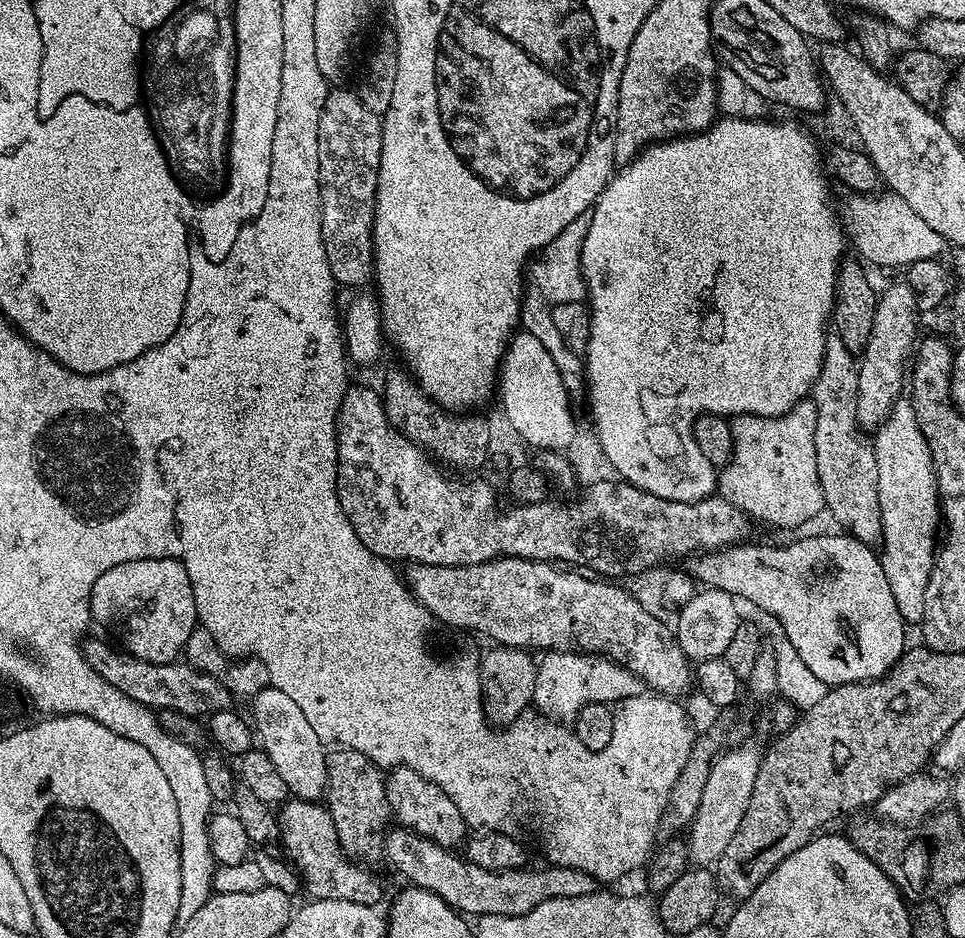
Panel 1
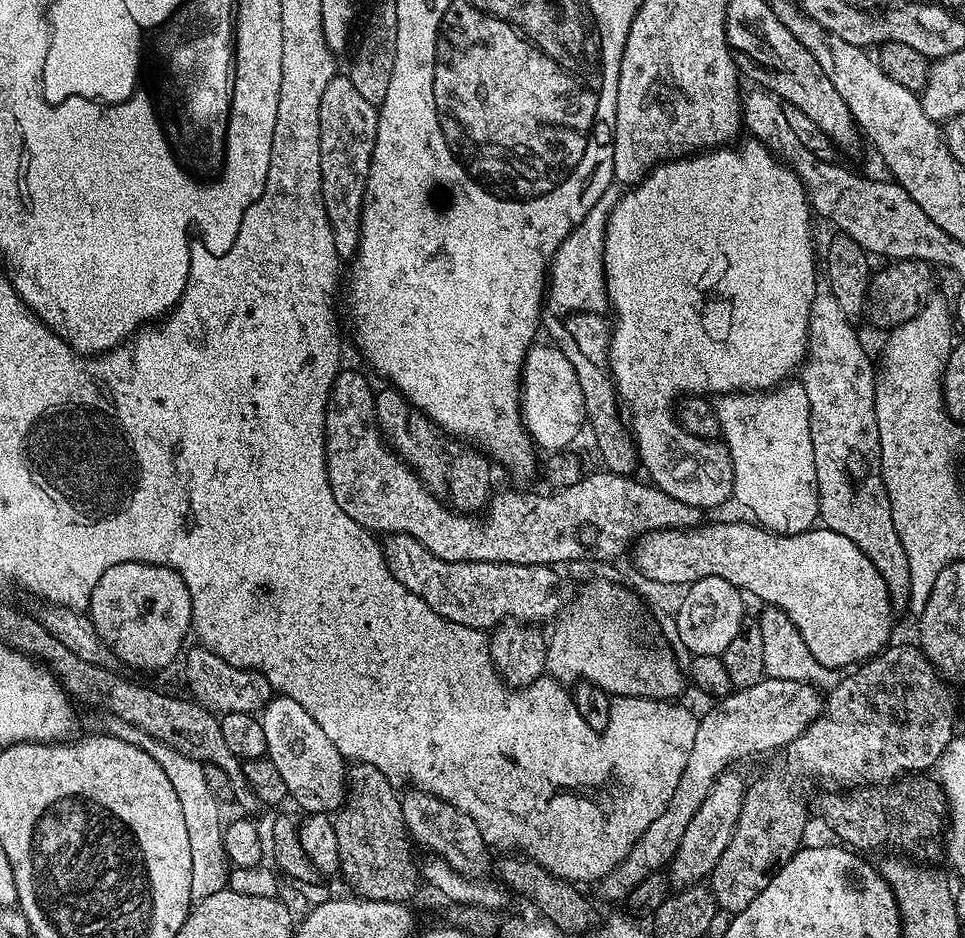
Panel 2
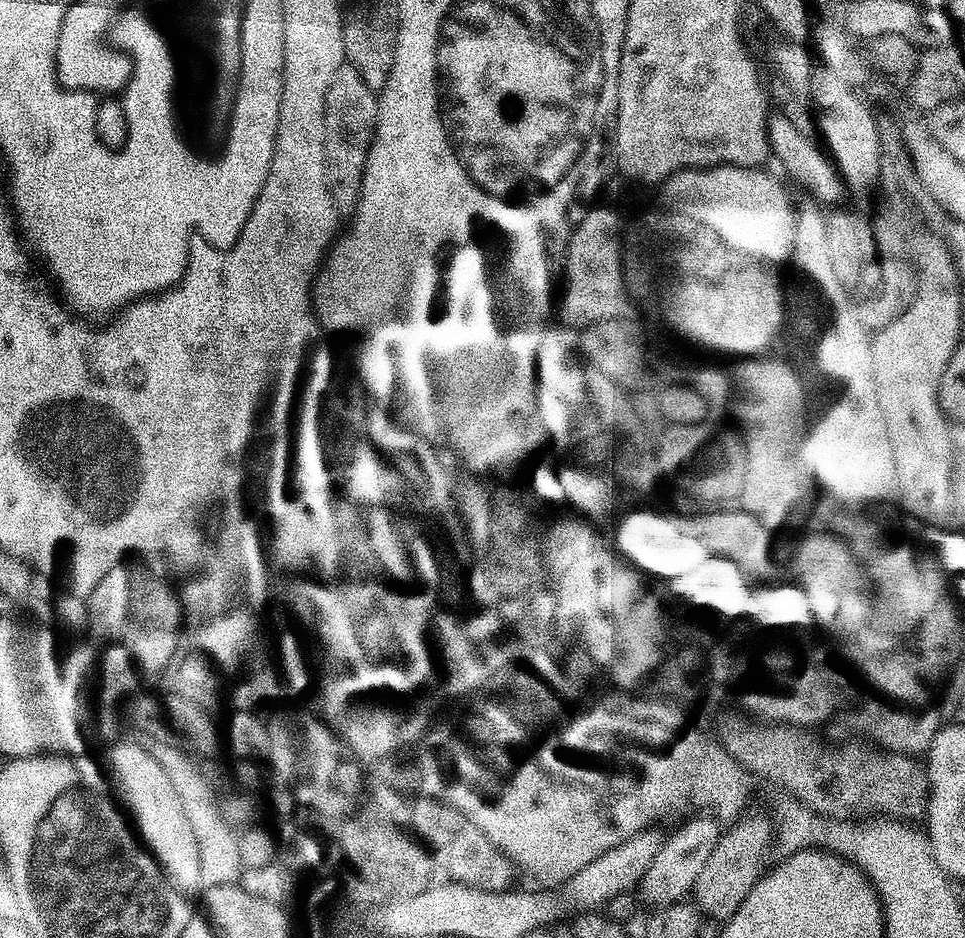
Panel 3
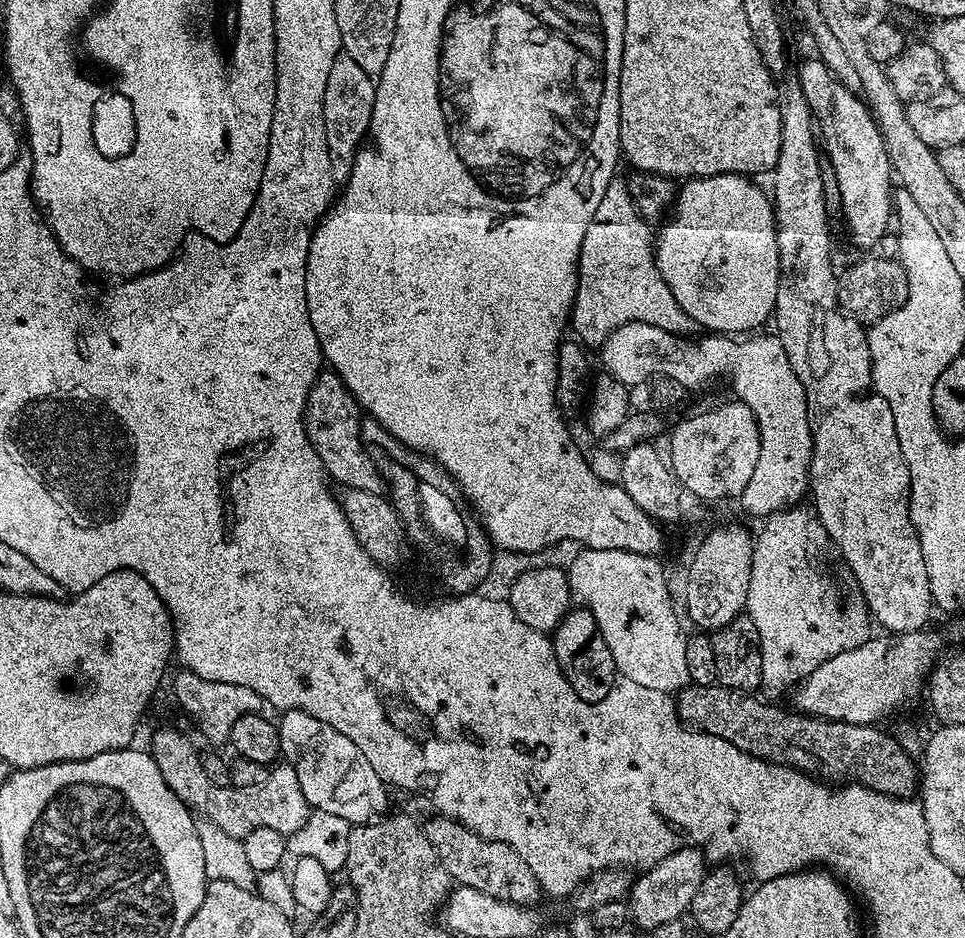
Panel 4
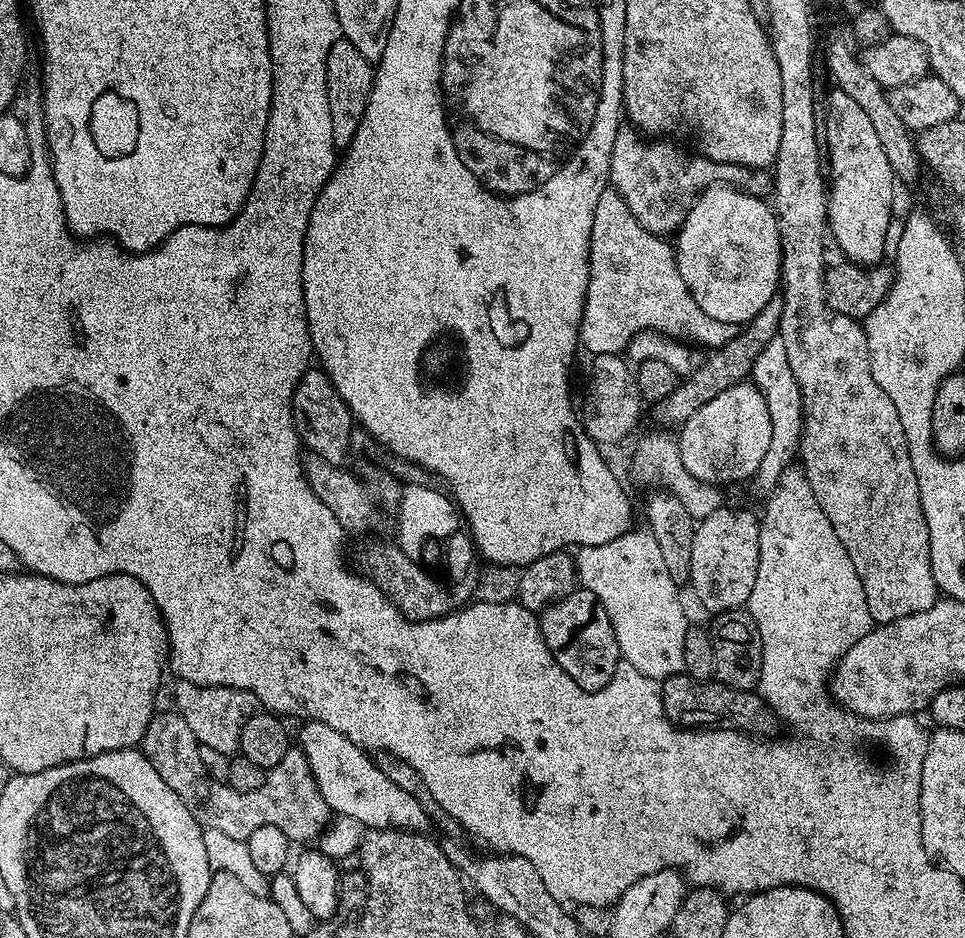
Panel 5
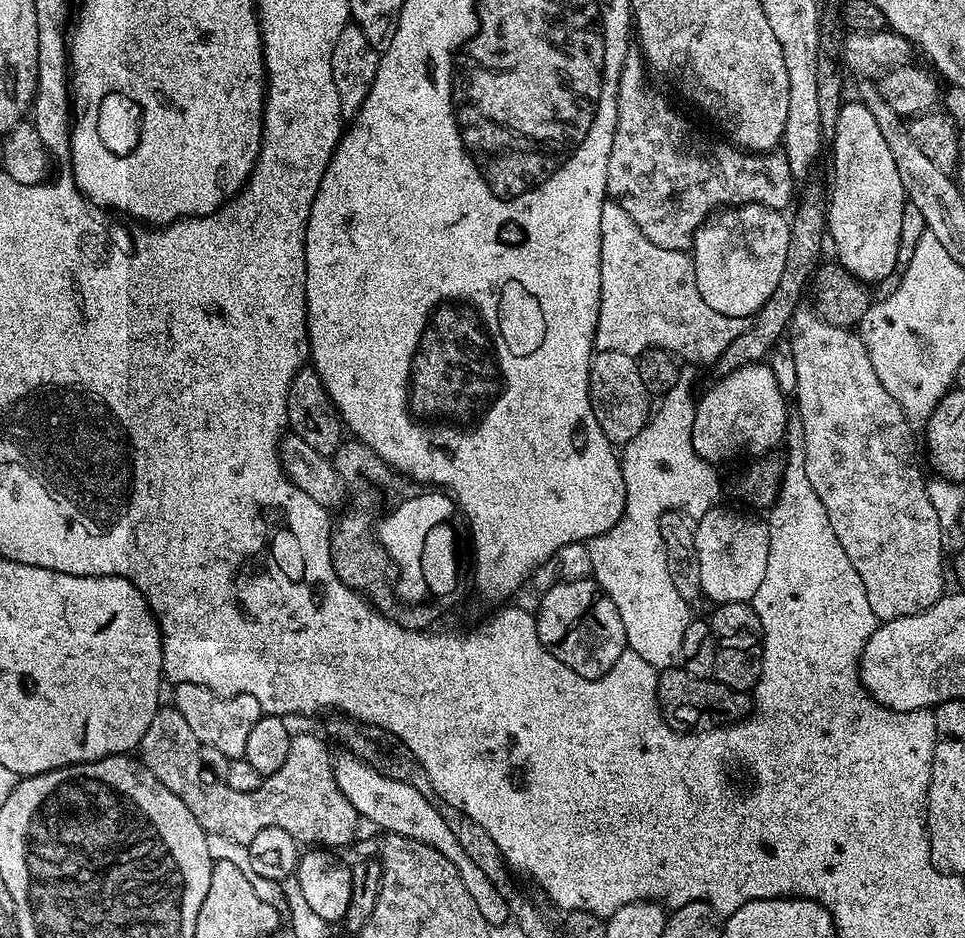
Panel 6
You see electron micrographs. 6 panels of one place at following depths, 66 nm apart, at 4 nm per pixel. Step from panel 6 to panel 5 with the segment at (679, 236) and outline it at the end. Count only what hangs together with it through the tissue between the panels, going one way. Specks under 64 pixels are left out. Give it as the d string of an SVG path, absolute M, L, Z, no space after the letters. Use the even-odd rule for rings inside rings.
M631 126L621 127L614 138L608 179L611 187L616 188L618 194L622 194L626 206L630 206L630 214L638 218L638 222L647 232L663 237L675 233L684 225L688 209L696 197L704 189L719 182L728 186L739 186L743 191L759 197L765 195L767 188L769 191L770 176L767 171L740 168L736 164L715 164L713 160L707 160L699 154L688 157L678 145L671 144L670 141L668 138L641 138L637 129Z

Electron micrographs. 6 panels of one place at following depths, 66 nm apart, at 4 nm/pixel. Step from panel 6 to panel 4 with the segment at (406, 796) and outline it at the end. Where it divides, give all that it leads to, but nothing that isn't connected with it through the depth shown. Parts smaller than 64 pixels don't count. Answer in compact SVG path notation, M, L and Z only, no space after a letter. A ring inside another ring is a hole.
M302 710L284 712L281 717L278 720L280 751L298 774L298 784L313 809L336 814L353 826L367 824L389 811L389 785L376 773L374 766L366 762L366 754L362 754L346 734L338 734L334 726Z

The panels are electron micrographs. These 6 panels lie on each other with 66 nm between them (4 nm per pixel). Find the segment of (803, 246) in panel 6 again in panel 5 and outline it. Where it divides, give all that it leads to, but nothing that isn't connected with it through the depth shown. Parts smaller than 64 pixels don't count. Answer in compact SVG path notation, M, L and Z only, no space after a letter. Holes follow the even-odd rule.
M777 298L761 310L752 320L743 325L742 331L730 338L726 346L713 348L701 359L700 365L688 376L679 381L678 386L668 394L663 401L655 401L651 406L652 418L660 428L678 428L693 417L694 414L706 406L707 402L722 394L723 390L730 390L737 384L745 383L752 375L752 366L758 354L766 350L766 342L774 338L780 331L782 318L782 299Z

